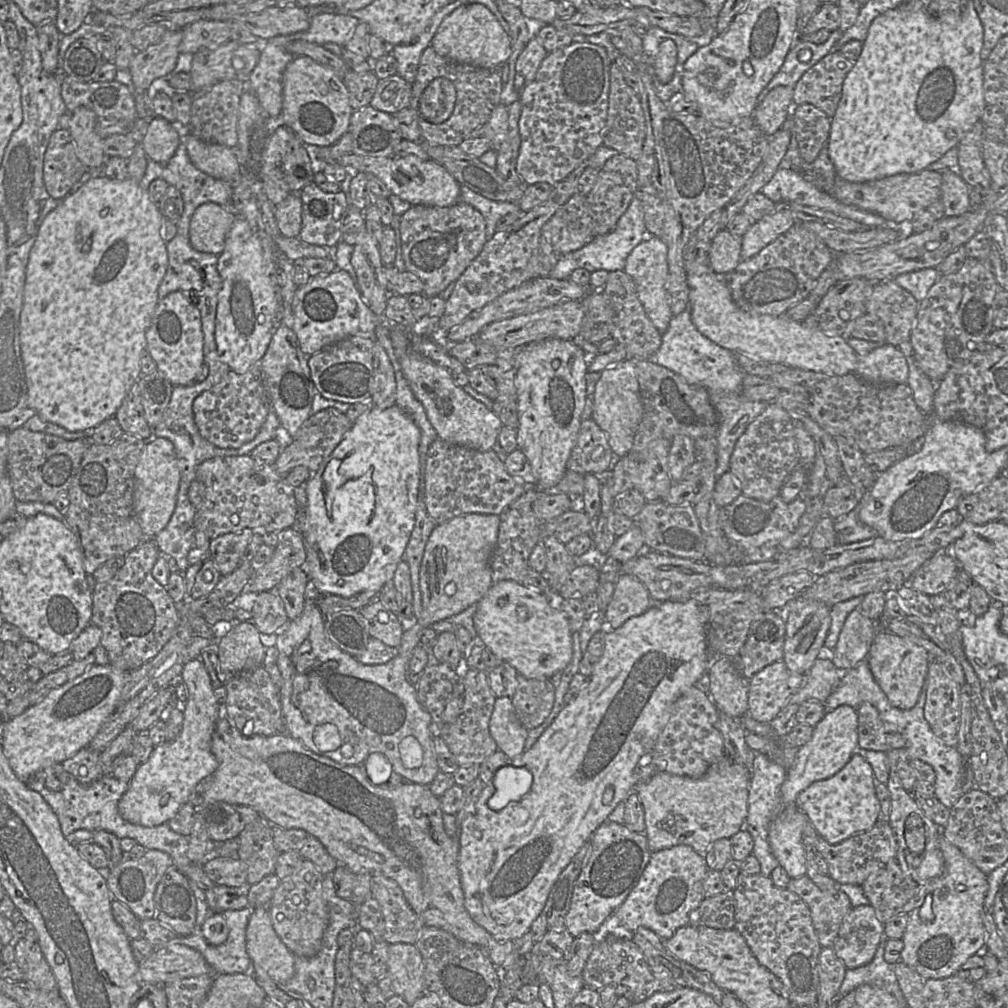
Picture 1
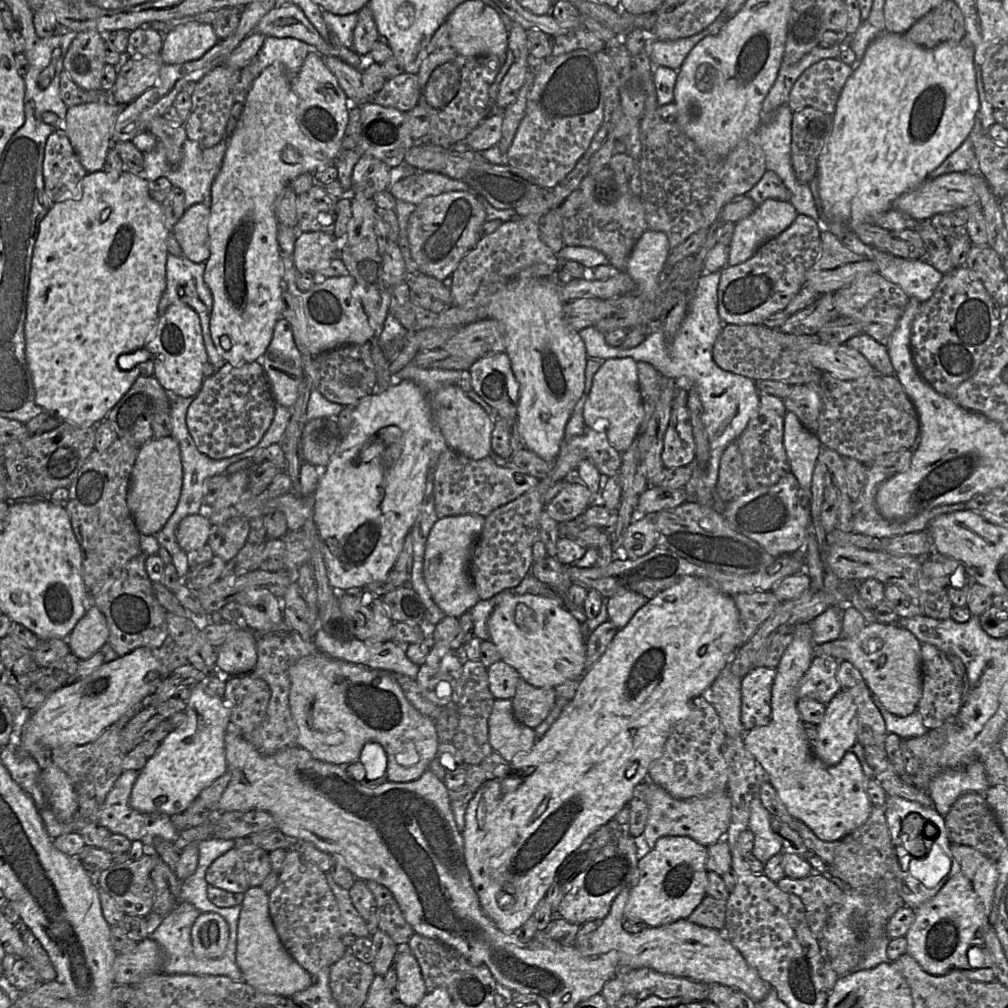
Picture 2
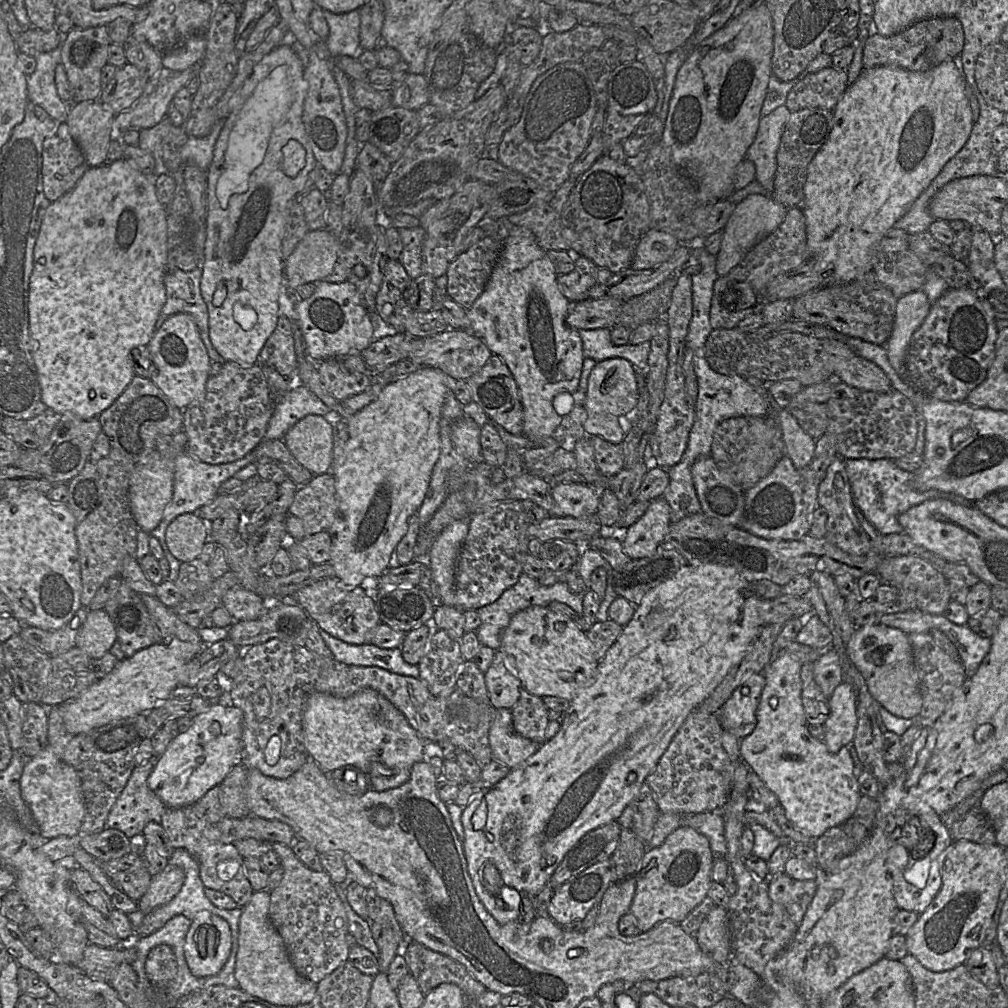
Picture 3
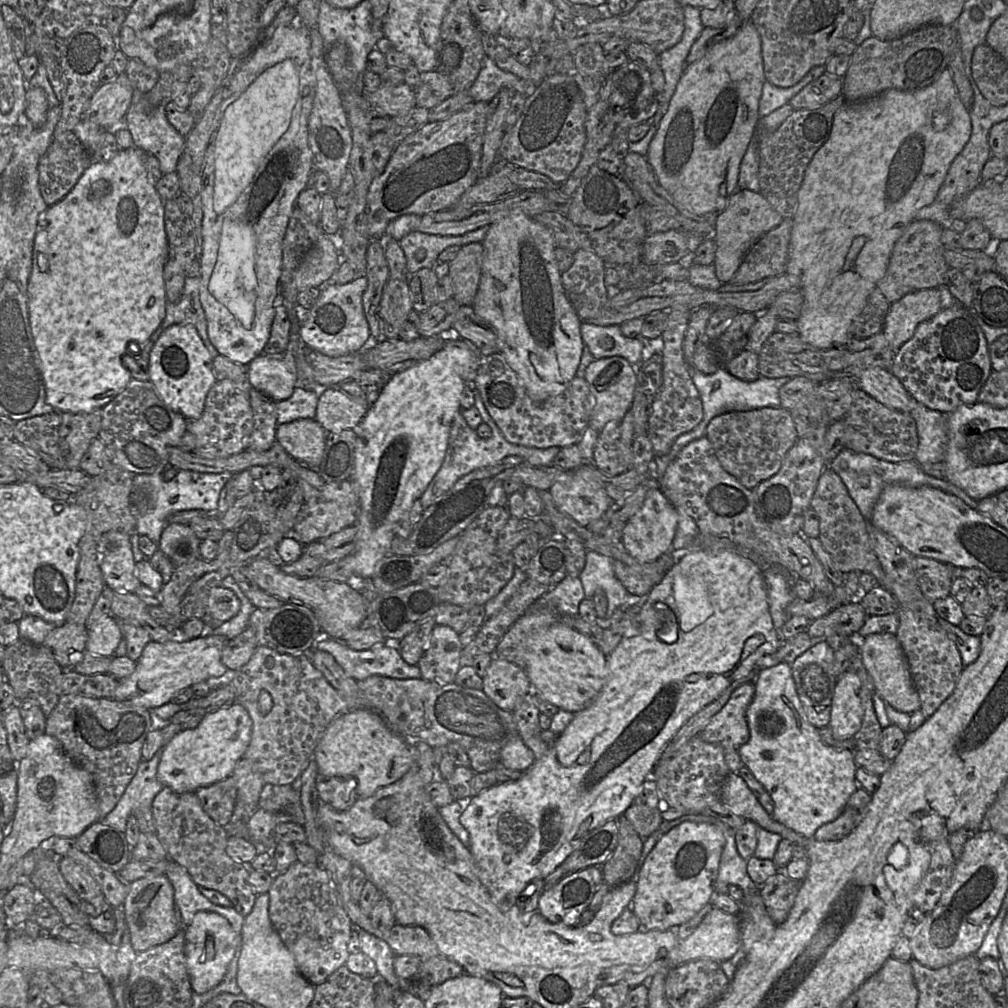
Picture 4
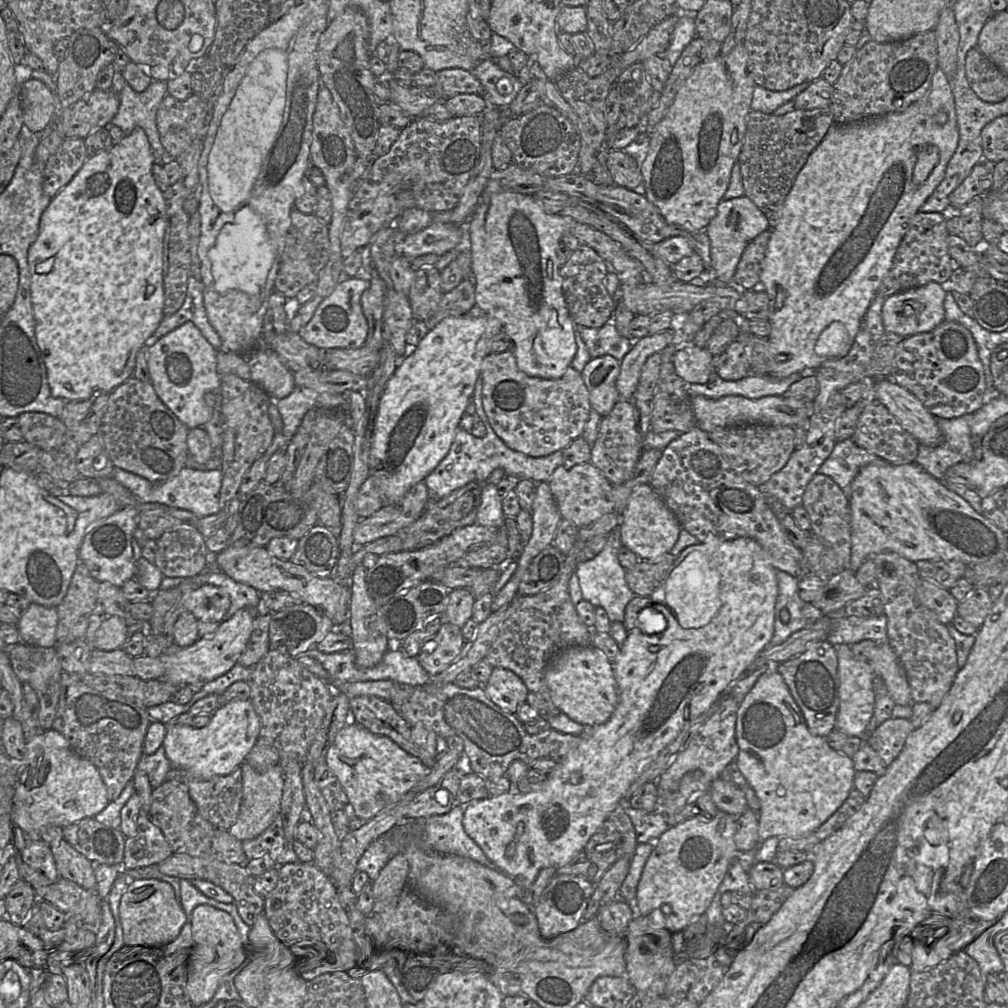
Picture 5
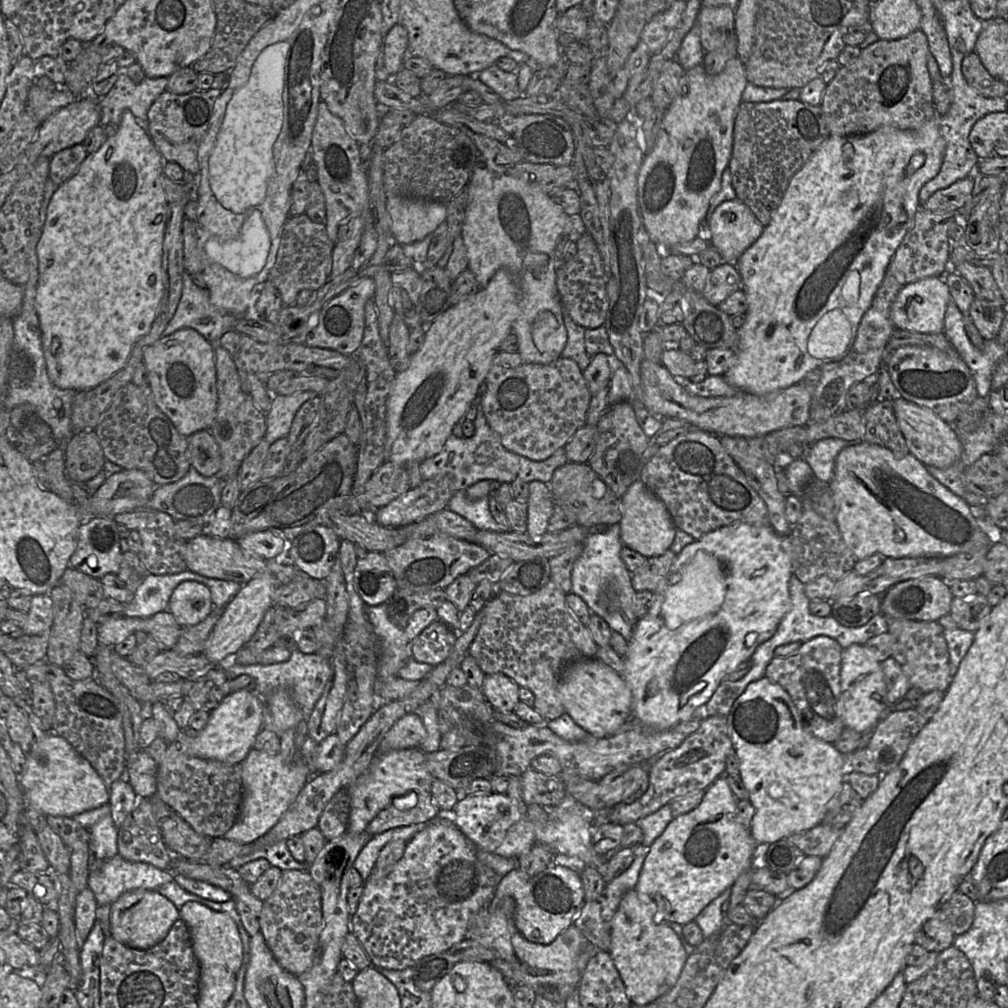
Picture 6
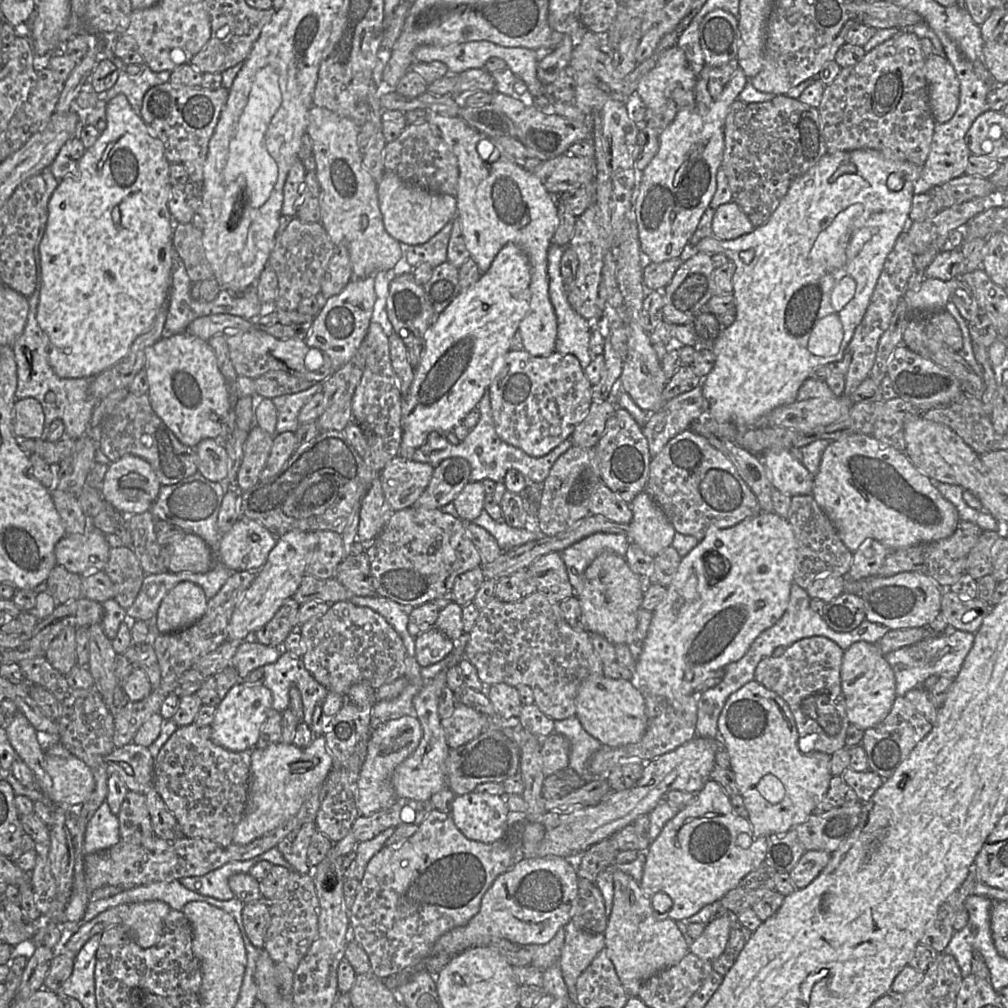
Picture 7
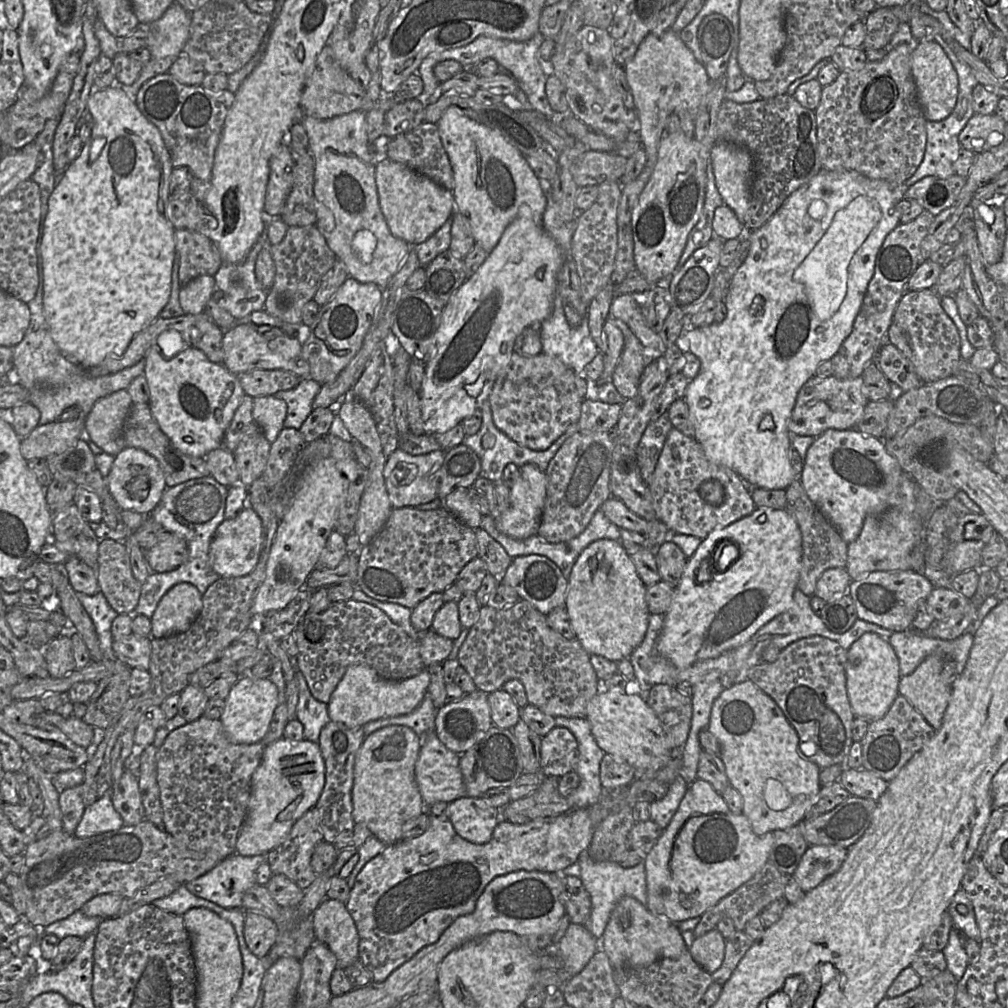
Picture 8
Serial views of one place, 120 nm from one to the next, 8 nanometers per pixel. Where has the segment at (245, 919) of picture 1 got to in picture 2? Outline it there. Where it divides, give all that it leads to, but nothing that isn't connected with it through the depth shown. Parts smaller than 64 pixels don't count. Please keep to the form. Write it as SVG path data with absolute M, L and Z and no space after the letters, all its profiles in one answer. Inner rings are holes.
M209 838L198 843L199 858L195 872L182 880L181 891L178 897L178 905L165 917L160 917L152 912L145 918L152 923L149 937L155 940L162 949L162 961L160 973L167 975L212 975L226 976L235 982L244 982L243 975L236 962L237 931L241 905L222 908L214 905L207 895L209 884L206 881L206 871L212 862L237 847L236 841L232 839ZM214 912L222 916L229 925L229 939L224 953L215 959L198 959L191 942L191 928L201 913Z

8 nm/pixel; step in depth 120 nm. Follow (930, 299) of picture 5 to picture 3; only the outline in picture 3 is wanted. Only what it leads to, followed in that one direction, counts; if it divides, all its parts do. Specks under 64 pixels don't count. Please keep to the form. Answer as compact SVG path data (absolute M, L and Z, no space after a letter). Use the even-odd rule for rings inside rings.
M922 290L910 292L896 301L891 333L884 345L889 363L904 379L904 361L913 333L929 314L931 303Z

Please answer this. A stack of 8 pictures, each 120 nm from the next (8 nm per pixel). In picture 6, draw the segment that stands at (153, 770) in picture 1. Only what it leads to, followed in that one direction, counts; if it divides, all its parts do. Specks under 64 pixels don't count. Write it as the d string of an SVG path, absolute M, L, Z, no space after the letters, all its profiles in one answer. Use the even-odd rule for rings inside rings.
M247 689L229 693L220 704L211 711L205 728L201 731L190 731L179 728L164 702L152 703L152 717L158 722L159 736L168 744L178 741L181 749L189 755L203 759L212 759L227 764L242 763L249 751L254 748L254 742L263 727L262 699Z

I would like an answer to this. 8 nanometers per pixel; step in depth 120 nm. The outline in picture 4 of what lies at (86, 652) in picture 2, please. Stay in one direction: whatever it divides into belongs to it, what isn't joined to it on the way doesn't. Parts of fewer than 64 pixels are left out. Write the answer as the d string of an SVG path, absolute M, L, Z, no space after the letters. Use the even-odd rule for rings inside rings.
M108 614L88 628L86 648L95 655L114 656L121 639L119 621L112 614Z

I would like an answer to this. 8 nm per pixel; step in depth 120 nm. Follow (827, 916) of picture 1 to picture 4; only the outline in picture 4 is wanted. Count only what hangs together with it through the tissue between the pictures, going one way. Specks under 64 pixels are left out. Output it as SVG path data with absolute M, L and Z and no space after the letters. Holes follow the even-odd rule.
M778 871L762 886L759 886L766 910L777 925L787 919L802 881L788 877L784 871Z

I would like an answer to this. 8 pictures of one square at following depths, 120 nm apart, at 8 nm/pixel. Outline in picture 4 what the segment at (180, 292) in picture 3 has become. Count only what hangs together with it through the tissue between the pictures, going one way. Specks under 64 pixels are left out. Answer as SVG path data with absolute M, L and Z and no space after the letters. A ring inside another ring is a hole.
M186 277L180 300L170 302L166 299L165 318L152 333L150 339L156 342L162 332L173 324L191 323L196 327L211 357L214 359L219 355L219 352L208 336L206 316L200 301L200 282L201 278L199 277Z

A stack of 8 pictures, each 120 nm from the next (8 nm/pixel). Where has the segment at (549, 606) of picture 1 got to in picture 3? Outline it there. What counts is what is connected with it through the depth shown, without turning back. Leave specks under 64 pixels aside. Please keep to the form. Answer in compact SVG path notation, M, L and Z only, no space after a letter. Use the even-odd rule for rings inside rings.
M531 606L520 612L517 612L515 615L512 616L509 625L505 628L505 630L502 633L501 647L499 650L502 650L510 658L512 658L513 671L520 679L522 687L525 688L529 693L539 697L555 696L555 697L565 698L571 701L573 698L577 696L577 694L580 691L582 691L583 689L585 689L586 687L588 687L593 683L599 664L599 661L595 658L594 646L587 637L586 633L567 616L563 615L562 613L557 613L548 607L542 607L542 606Z

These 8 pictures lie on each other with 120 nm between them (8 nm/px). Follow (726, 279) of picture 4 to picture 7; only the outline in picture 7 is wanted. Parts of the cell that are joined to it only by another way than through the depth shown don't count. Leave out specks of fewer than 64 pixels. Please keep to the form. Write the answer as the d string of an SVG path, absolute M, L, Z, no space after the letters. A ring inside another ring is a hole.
M733 200L720 205L712 220L713 235L721 240L732 240L751 233L756 227Z

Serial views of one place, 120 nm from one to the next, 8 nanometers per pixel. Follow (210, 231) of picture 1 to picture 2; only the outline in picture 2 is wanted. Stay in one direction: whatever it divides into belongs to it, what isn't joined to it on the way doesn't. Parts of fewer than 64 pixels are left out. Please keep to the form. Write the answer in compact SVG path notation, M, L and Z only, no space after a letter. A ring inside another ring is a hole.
M204 202L187 208L174 225L172 233L183 254L195 263L205 262L210 256L208 222L210 207Z

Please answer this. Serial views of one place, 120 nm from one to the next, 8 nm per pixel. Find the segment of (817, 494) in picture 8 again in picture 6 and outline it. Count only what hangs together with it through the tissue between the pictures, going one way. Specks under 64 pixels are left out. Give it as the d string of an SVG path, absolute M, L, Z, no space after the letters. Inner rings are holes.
M866 441L843 448L835 461L830 488L836 506L835 522L856 560L873 554L883 558L950 557L970 550L990 548L992 534L983 520L976 519L969 505L938 482L910 453L897 455L891 450Z

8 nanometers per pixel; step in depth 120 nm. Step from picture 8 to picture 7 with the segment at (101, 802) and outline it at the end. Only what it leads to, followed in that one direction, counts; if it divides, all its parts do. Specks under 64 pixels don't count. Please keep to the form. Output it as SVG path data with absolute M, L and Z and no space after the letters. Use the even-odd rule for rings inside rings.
M105 800L87 824L83 844L85 855L108 850L120 840L118 817L111 812L110 807Z

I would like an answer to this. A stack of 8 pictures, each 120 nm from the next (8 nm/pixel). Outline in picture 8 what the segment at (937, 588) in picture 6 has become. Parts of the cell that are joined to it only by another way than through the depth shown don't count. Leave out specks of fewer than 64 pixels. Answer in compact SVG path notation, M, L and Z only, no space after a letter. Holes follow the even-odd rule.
M908 570L869 573L861 579L851 580L847 593L853 599L858 619L876 624L893 632L901 632L911 628L919 602L925 601L933 589L934 586L924 575Z

